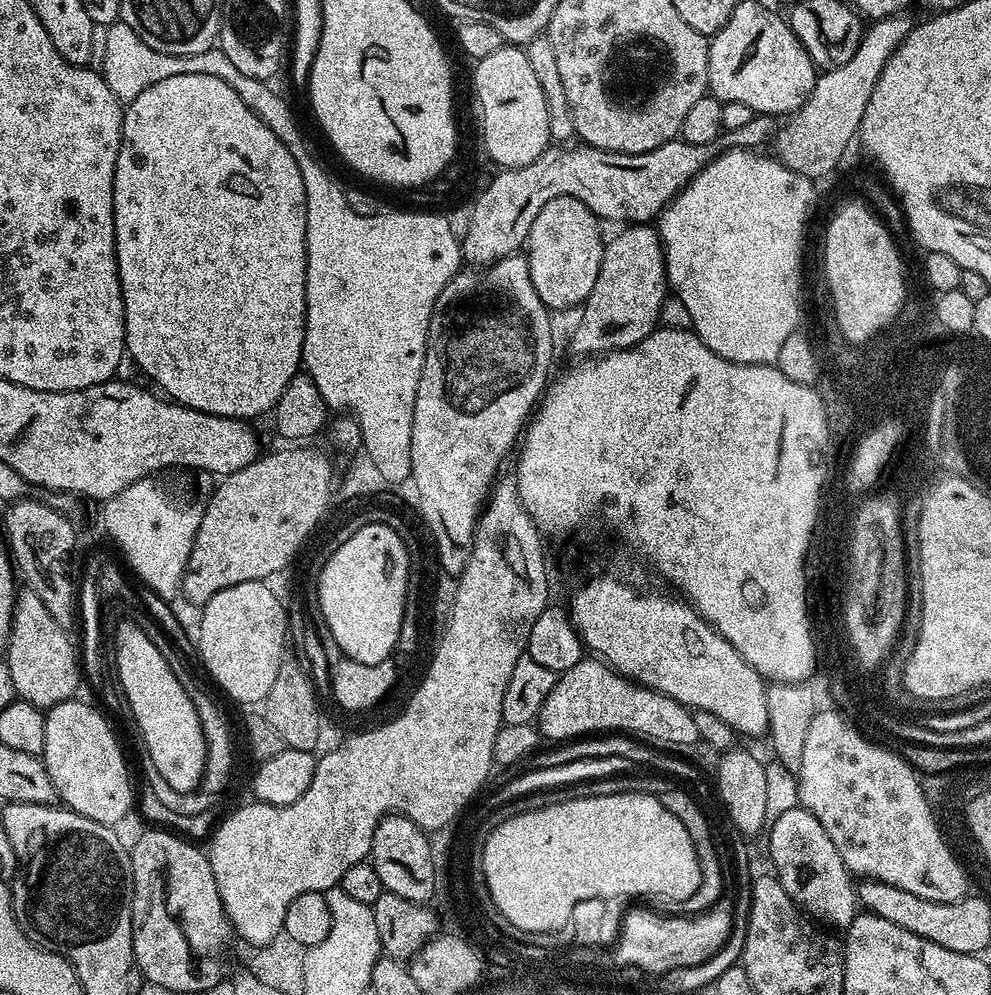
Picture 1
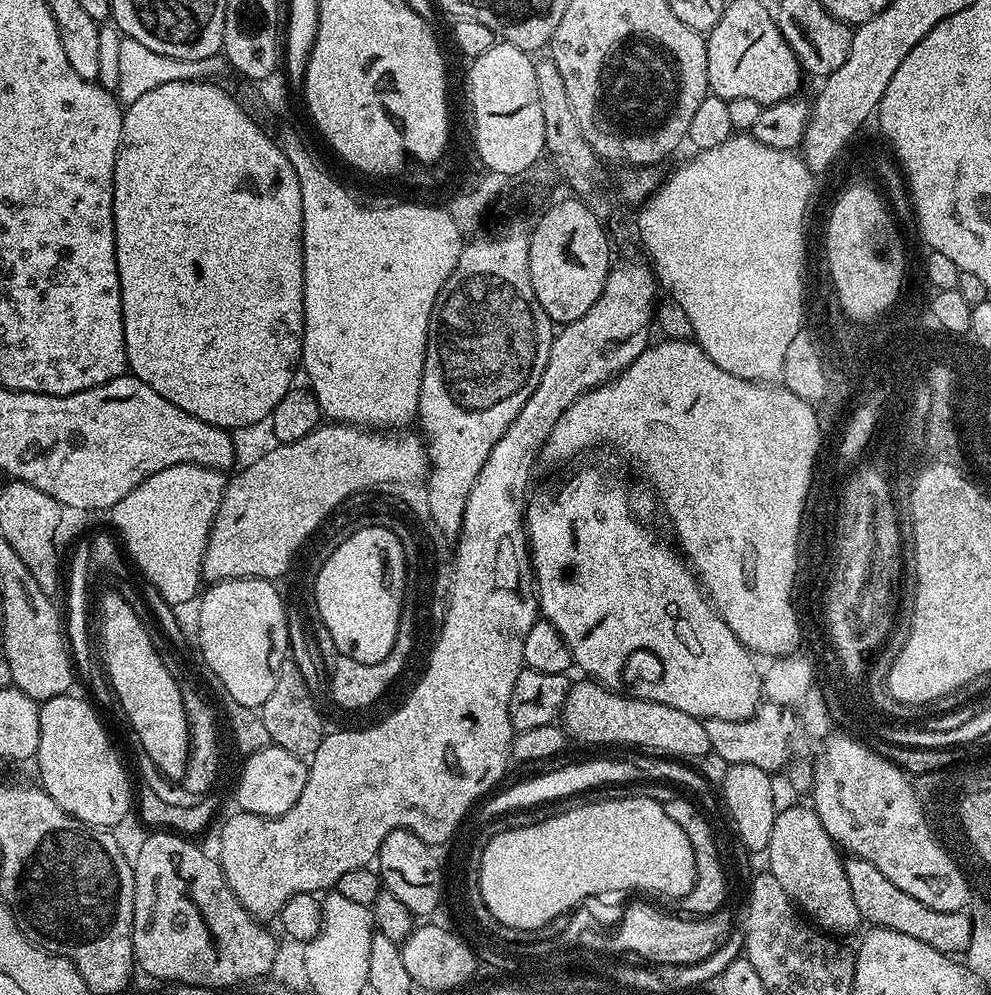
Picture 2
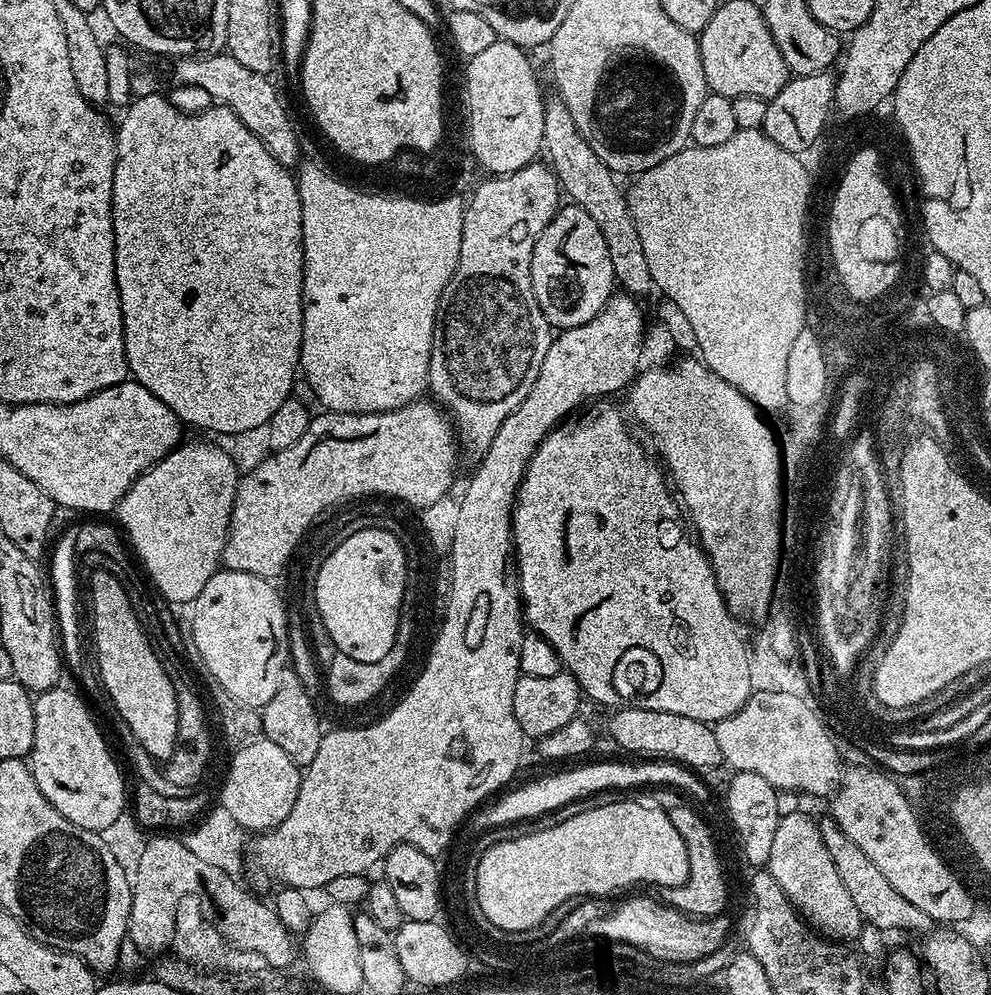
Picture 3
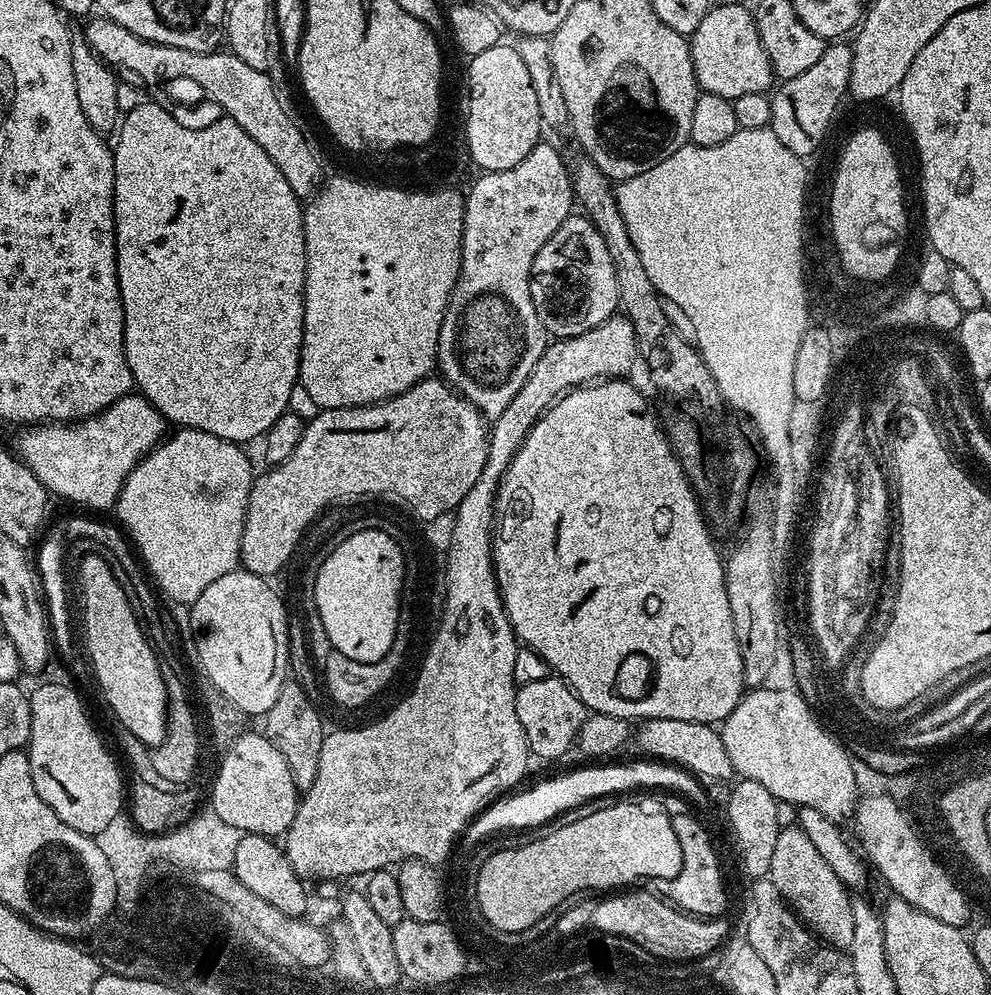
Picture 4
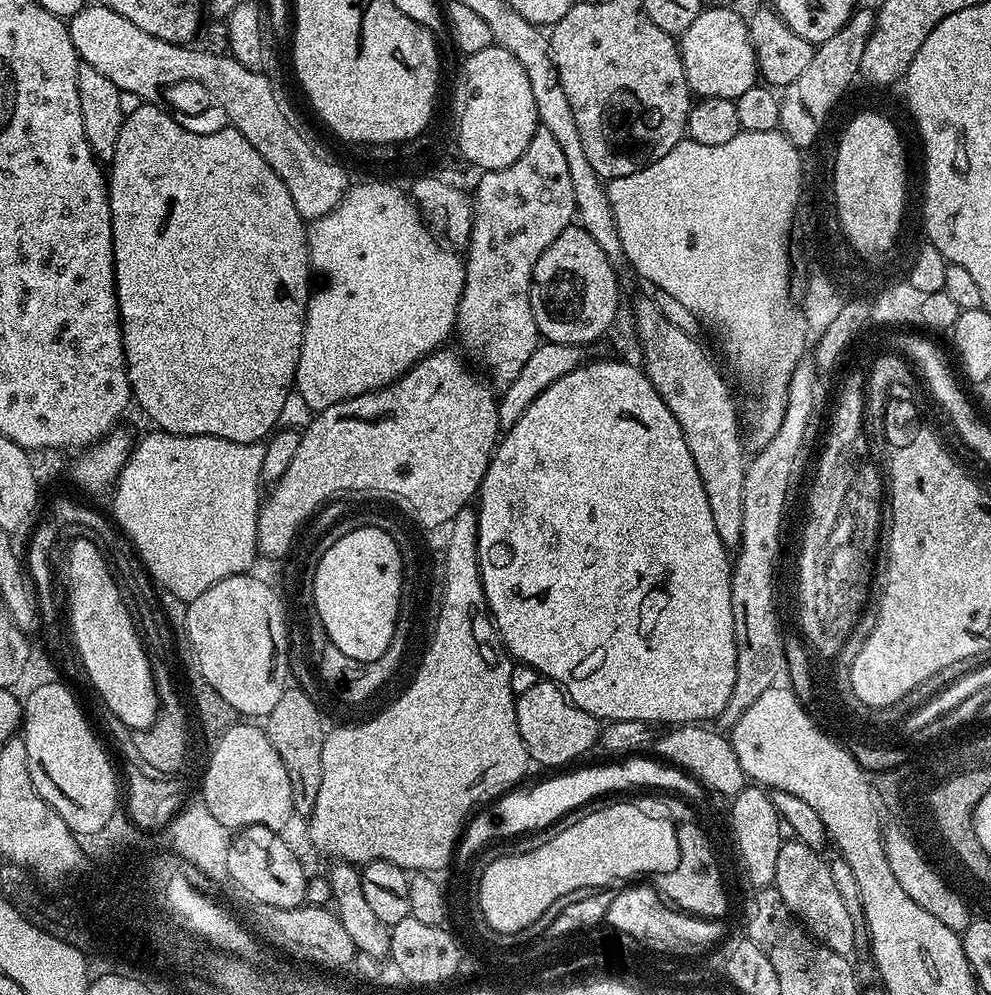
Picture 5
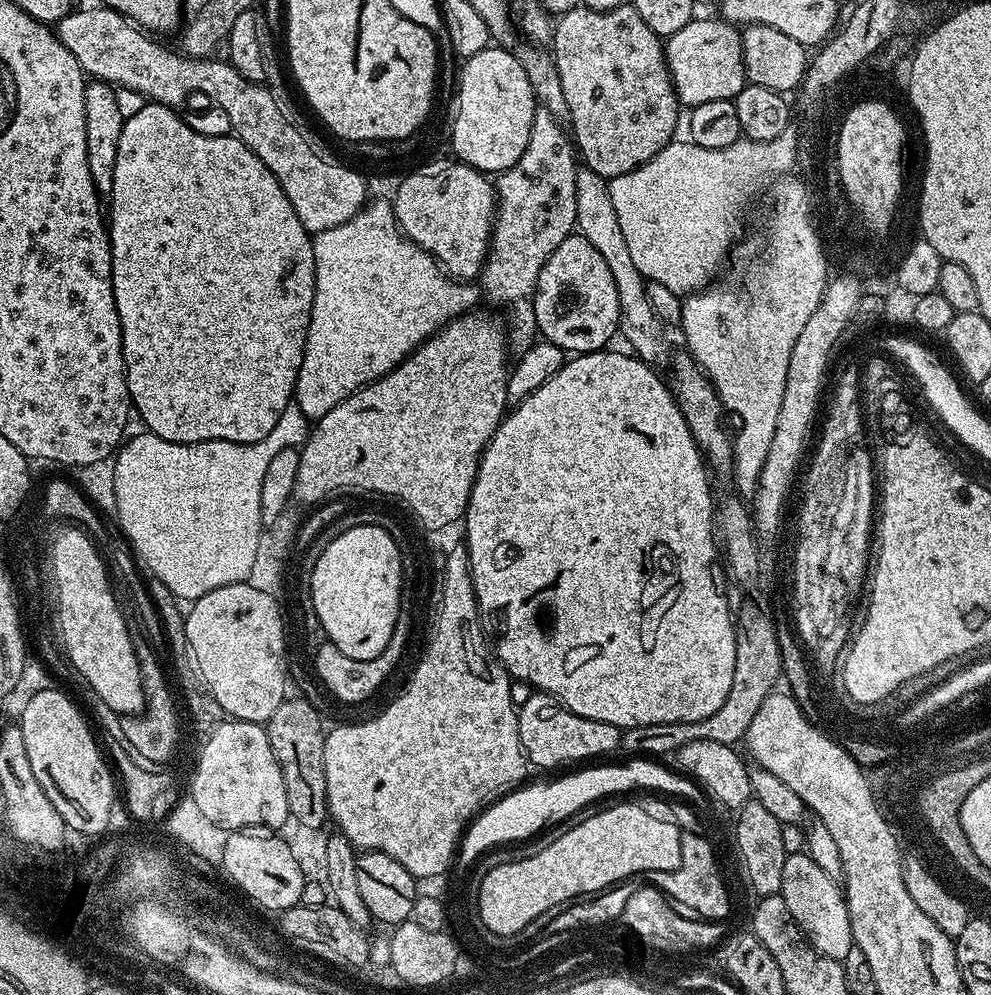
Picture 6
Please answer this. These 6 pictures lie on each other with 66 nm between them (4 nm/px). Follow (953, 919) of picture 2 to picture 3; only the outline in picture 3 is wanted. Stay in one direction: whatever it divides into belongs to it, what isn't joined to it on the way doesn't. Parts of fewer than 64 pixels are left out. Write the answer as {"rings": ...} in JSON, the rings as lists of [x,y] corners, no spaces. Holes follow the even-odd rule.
{"rings":[[[824,814],[824,817],[819,817],[818,823],[822,842],[826,844],[826,851],[830,854],[834,867],[838,869],[838,878],[842,878],[842,886],[846,886],[854,906],[858,906],[858,914],[863,918],[865,925],[872,925],[884,934],[890,934],[890,932],[924,932],[923,934],[928,934],[933,931],[934,922],[930,917],[922,914],[922,910],[918,910],[918,906],[914,906],[906,898],[902,898],[902,894],[898,894],[898,890],[894,890],[894,886],[890,886],[890,882],[886,882],[886,878],[879,872],[878,866],[874,866],[874,862],[870,862],[870,858],[866,858],[866,854],[862,854],[862,850],[858,850],[858,846],[854,846],[854,842],[850,842],[850,838],[846,838],[846,834],[842,834],[842,830],[831,815]]]}

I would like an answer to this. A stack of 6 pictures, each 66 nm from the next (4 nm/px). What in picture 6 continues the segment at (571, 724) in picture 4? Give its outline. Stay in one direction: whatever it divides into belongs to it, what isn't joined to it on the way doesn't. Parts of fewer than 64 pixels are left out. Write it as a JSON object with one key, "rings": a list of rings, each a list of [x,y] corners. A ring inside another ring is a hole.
{"rings":[[[533,691],[530,702],[518,709],[516,717],[524,754],[528,757],[529,765],[535,767],[537,764],[540,768],[560,768],[563,764],[574,763],[575,760],[592,762],[597,758],[607,757],[604,756],[607,752],[619,749],[622,744],[621,729],[606,722],[598,722],[594,718],[582,718],[545,692]]]}

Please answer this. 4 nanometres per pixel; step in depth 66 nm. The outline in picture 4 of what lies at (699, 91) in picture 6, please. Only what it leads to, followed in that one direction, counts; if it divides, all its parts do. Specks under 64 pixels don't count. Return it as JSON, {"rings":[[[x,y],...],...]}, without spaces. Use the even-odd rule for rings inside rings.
{"rings":[[[740,4],[709,7],[698,30],[692,32],[690,47],[697,85],[705,92],[733,101],[742,94],[767,93],[773,87],[772,63],[758,38],[753,13]]]}

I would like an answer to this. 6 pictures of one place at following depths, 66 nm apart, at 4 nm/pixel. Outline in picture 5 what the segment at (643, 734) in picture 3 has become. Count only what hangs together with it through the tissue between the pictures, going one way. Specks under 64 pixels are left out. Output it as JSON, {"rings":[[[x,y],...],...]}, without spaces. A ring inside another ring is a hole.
{"rings":[[[696,722],[672,726],[665,732],[668,733],[661,740],[659,737],[654,744],[655,755],[661,761],[683,769],[693,780],[703,784],[708,792],[717,791],[731,798],[746,787],[746,777],[738,763],[738,754],[734,754],[734,746],[727,735]]]}

